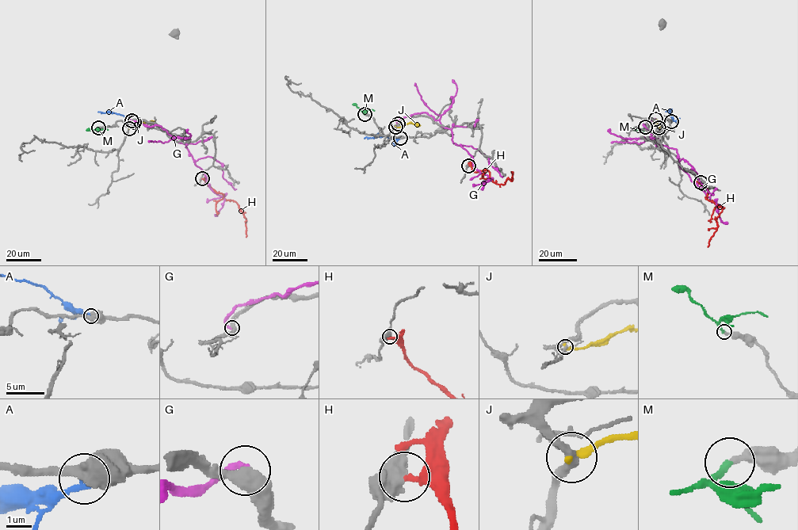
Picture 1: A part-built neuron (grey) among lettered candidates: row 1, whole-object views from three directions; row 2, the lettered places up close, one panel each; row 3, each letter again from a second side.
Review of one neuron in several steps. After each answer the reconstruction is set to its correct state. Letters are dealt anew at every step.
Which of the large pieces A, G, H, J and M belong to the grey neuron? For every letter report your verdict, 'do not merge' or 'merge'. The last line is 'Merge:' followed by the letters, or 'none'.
A: do not merge
G: do not merge
H: do not merge
J: do not merge
M: merge
Merge: M

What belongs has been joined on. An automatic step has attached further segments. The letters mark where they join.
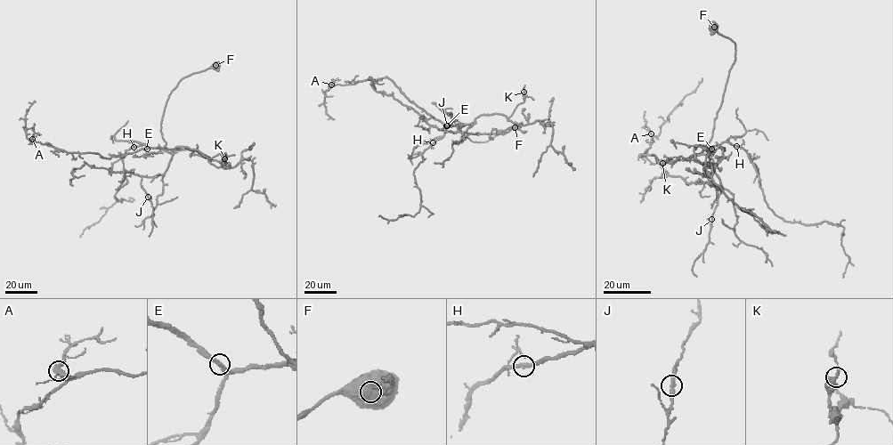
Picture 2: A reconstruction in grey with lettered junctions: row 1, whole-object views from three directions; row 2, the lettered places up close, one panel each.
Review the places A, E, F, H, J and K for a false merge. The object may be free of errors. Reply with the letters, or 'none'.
none

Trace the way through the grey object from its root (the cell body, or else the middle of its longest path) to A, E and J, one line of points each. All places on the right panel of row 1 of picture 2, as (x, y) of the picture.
A: (713, 28), (735, 44), (735, 60), (714, 120), (712, 147), (663, 162), (641, 155), (651, 133)
E: (713, 28), (735, 44), (735, 60), (728, 71), (721, 106), (714, 120), (709, 143), (711, 148)
J: (713, 28), (735, 44), (735, 60), (728, 71), (709, 143), (709, 157), (720, 184), (711, 219)

